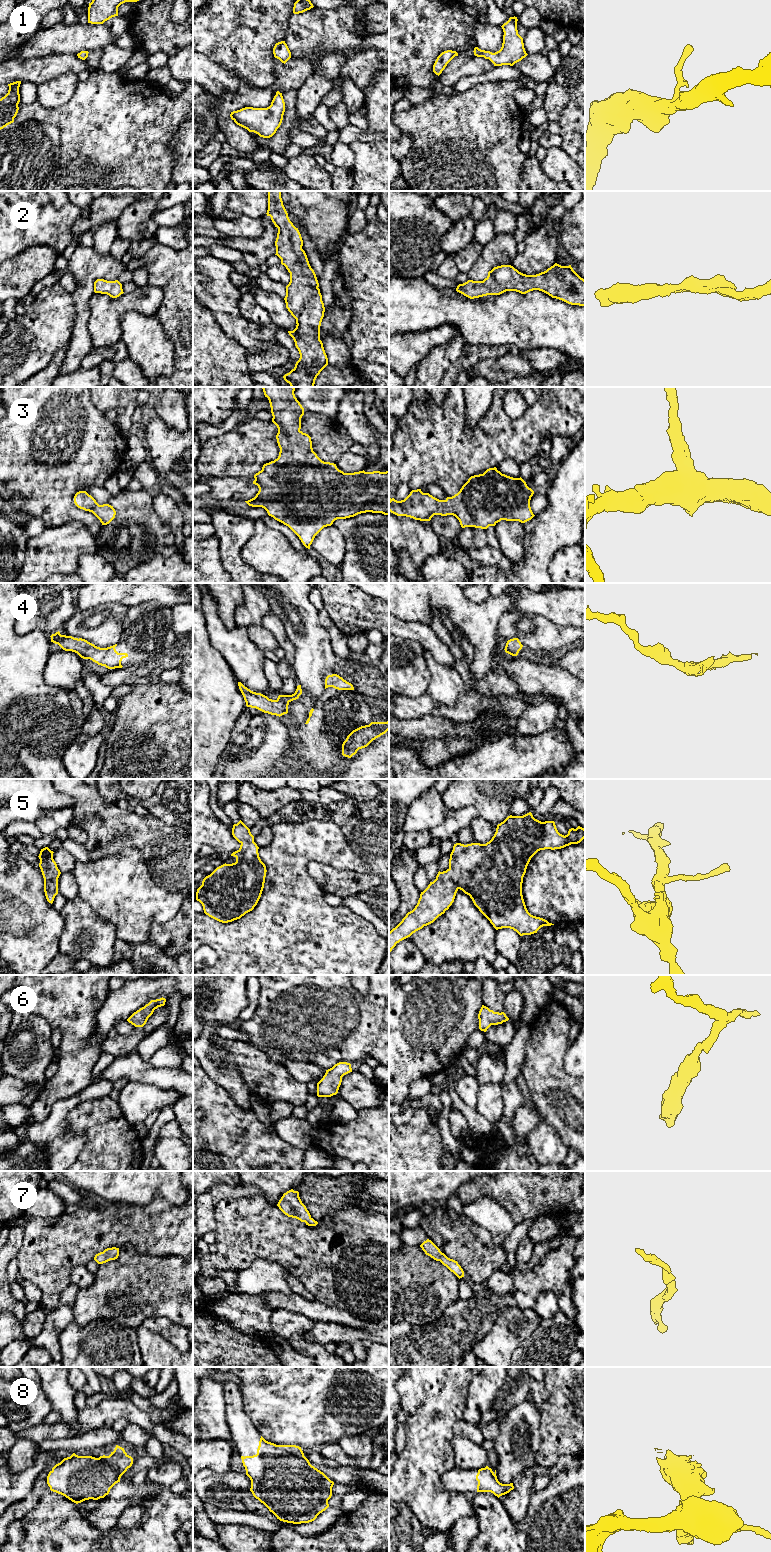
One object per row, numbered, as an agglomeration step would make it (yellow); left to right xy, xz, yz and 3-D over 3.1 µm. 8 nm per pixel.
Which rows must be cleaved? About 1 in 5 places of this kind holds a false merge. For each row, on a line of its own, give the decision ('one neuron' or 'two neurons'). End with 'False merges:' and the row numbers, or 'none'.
1: one neuron
2: one neuron
3: one neuron
4: one neuron
5: one neuron
6: one neuron
7: one neuron
8: one neuron
False merges: none

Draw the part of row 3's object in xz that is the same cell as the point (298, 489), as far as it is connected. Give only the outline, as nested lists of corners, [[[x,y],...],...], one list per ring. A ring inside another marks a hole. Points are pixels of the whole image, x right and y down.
[[[262,387],[262,389],[270,403],[272,422],[278,428],[276,439],[280,452],[277,459],[264,464],[262,470],[254,475],[253,484],[258,486],[259,491],[254,498],[245,501],[249,506],[264,508],[269,516],[288,526],[308,549],[315,536],[337,519],[346,519],[366,512],[389,515],[389,471],[363,470],[344,473],[336,464],[322,461],[313,451],[311,437],[300,430],[304,408],[295,397],[295,388]]]

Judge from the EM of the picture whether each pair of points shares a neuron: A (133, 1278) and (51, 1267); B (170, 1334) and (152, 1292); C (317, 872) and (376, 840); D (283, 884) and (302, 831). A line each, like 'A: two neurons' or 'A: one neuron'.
A: two neurons
B: two neurons
C: one neuron
D: one neuron

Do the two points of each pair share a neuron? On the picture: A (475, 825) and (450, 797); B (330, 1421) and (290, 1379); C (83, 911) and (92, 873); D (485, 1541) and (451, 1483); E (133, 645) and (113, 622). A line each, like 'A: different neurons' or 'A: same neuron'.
A: different neurons
B: same neuron
C: different neurons
D: different neurons
E: different neurons

